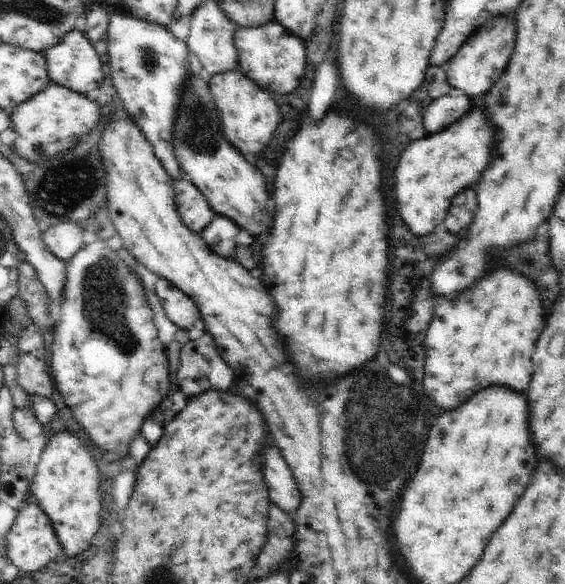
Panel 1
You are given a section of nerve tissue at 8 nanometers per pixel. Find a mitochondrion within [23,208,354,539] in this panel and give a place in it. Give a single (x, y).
(103, 307)

